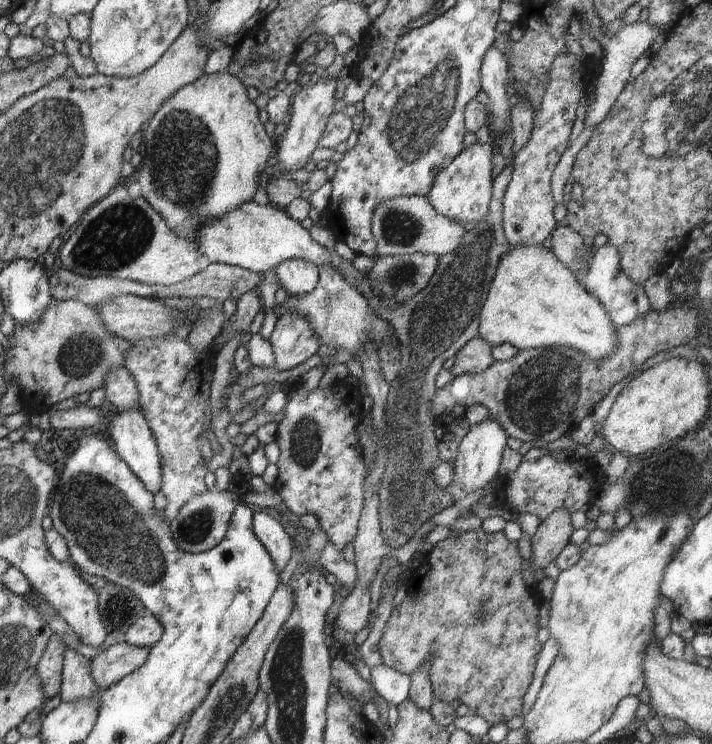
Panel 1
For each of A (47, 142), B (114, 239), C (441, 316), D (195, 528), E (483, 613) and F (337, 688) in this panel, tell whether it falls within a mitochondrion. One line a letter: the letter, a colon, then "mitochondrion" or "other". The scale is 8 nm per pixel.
A: mitochondrion
B: mitochondrion
C: mitochondrion
D: mitochondrion
E: mitochondrion
F: other

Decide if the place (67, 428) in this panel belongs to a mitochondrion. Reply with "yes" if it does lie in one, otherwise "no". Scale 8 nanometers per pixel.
no

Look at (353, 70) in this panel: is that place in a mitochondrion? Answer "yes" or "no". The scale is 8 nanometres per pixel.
no

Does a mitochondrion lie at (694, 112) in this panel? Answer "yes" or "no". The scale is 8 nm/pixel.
yes

